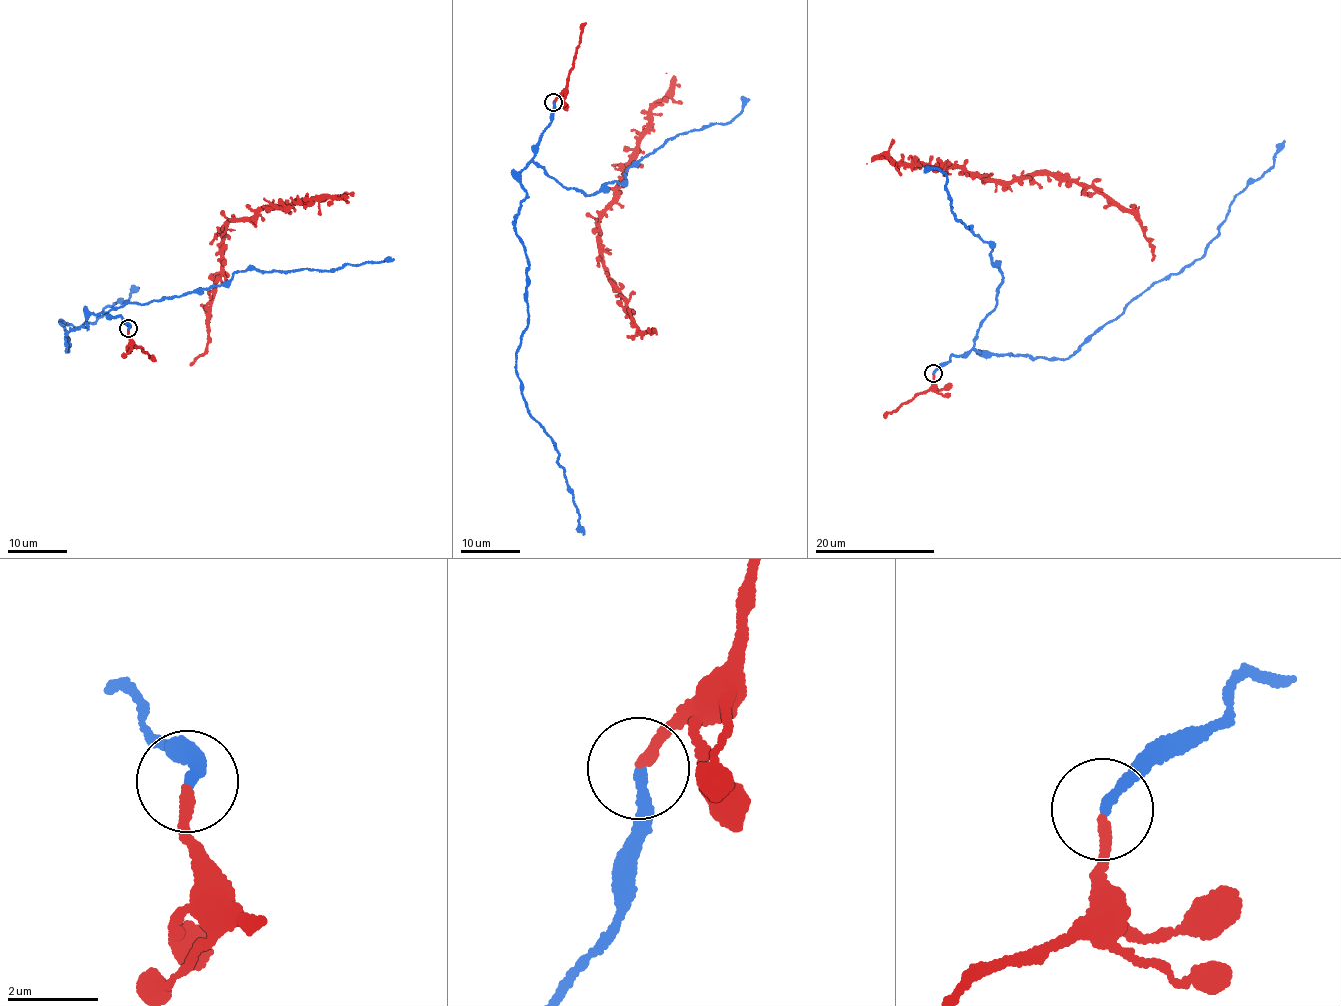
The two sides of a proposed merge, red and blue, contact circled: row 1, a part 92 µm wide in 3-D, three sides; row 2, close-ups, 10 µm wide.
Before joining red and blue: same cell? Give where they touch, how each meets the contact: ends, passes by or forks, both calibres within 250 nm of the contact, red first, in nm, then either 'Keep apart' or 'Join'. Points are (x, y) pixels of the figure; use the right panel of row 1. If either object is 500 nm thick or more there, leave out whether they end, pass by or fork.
Place: (933, 373). At the ring red ends. At the ring blue ends. Thickness 220 nm (red) against 240 nm. Join

